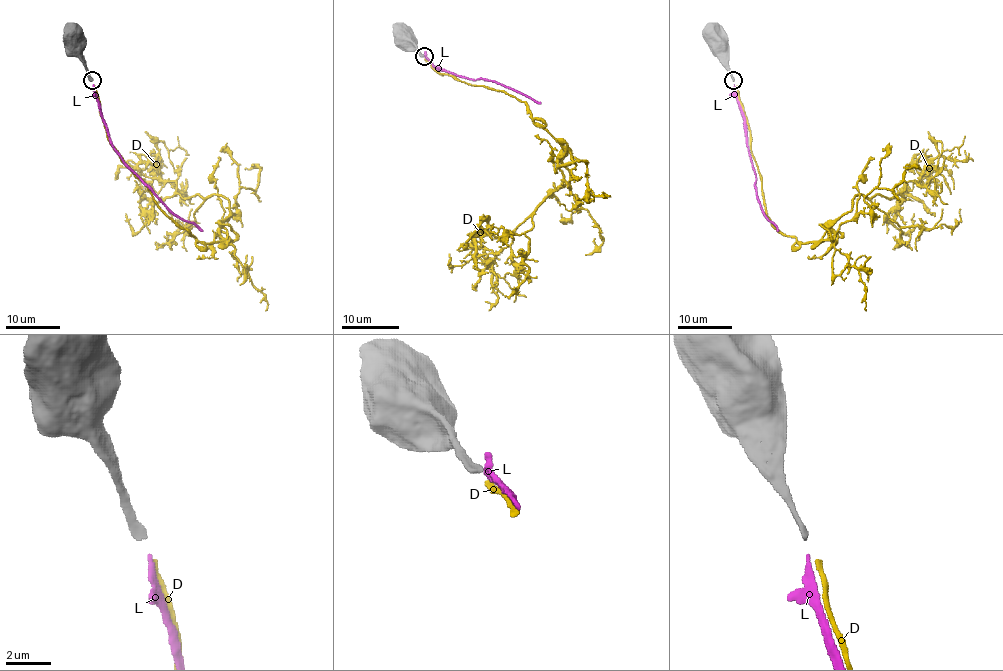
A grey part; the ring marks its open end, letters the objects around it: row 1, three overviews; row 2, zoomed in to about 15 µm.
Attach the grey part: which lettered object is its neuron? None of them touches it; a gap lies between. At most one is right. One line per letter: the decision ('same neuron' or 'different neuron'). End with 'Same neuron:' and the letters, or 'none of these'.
D: same neuron
L: different neuron
Same neuron: D

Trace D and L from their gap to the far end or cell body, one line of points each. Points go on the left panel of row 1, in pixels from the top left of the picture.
D: (92, 86), (112, 147), (154, 201), (198, 241), (224, 241), (222, 200), (182, 197), (150, 150)
L: (92, 85), (109, 142), (122, 162), (174, 214), (203, 231)

